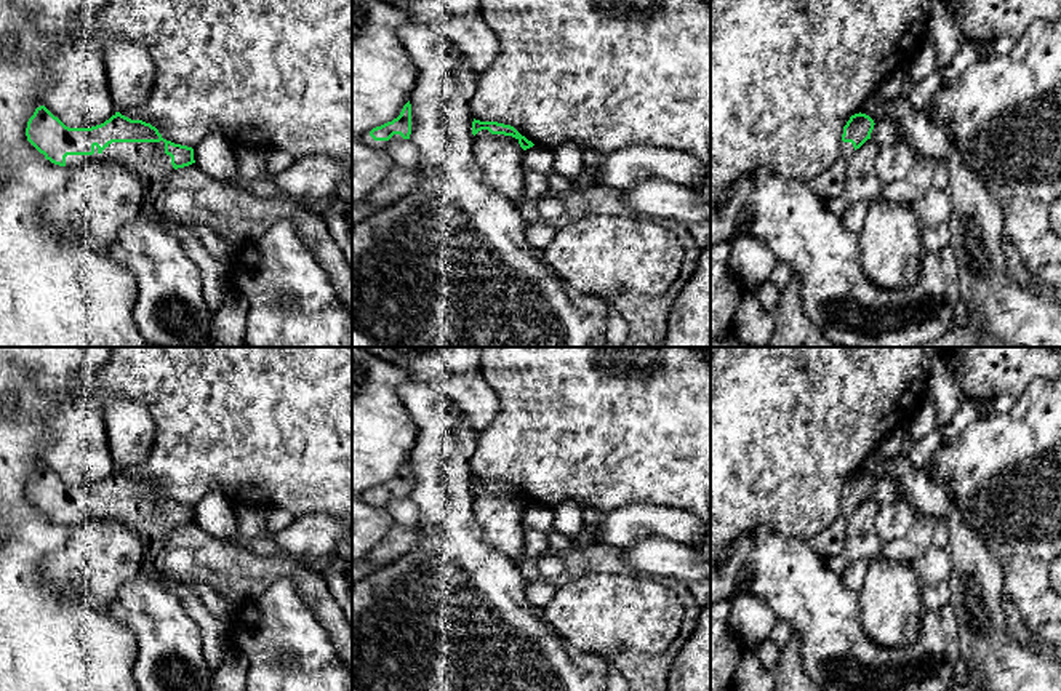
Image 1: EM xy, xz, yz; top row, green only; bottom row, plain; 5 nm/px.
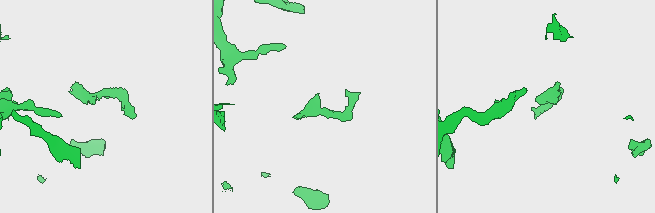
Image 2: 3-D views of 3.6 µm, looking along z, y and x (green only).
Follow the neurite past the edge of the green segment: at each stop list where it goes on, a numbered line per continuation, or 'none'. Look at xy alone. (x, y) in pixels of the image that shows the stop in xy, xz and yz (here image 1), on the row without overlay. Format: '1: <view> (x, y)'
1: xy (149, 519)

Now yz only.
1: yz (831, 541)

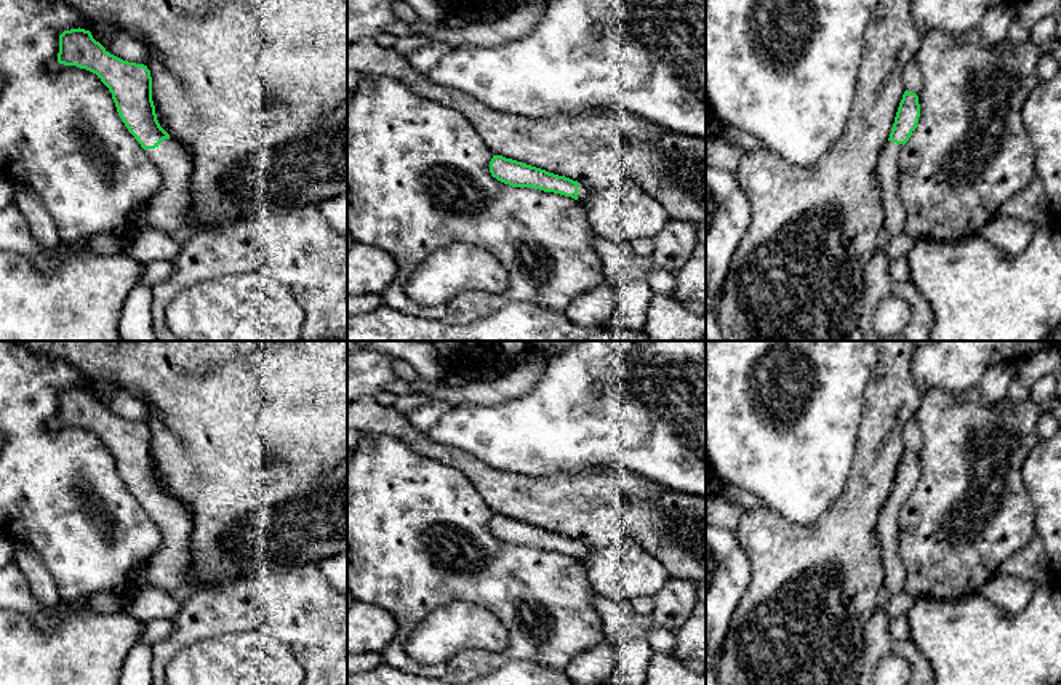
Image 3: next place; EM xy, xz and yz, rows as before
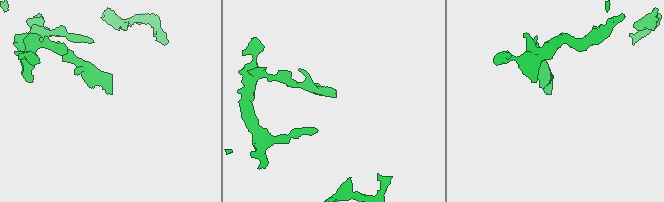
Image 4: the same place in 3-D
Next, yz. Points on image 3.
1: yz (887, 530)

